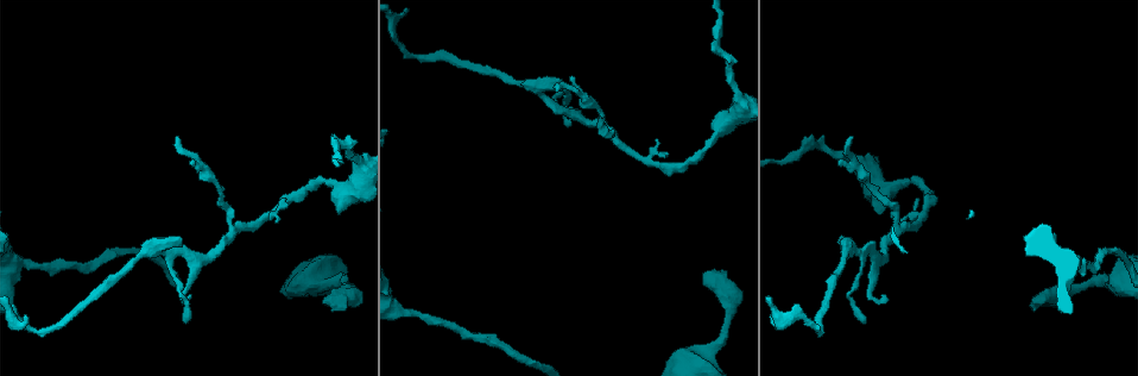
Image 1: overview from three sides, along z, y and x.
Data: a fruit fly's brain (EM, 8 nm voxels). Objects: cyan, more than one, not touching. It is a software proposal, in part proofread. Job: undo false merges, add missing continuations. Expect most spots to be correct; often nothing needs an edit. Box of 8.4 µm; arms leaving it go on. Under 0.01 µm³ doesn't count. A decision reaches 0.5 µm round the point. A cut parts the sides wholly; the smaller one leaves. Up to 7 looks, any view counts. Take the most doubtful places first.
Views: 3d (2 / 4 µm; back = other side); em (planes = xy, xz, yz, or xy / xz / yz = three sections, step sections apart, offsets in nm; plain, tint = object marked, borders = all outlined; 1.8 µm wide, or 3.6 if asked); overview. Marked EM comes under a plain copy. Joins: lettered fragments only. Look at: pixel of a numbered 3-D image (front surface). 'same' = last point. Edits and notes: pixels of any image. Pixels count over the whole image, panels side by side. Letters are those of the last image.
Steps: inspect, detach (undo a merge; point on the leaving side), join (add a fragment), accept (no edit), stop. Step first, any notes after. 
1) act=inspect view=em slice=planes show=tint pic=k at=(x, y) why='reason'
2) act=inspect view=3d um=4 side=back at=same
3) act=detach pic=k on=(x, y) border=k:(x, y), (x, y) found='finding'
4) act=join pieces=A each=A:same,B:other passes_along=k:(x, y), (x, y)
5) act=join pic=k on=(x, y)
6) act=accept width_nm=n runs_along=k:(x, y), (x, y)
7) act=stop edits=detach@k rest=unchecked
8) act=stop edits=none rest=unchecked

act=inspect view=3d um=2 side=back pic=1 at=(538, 87) why='sharp bend'

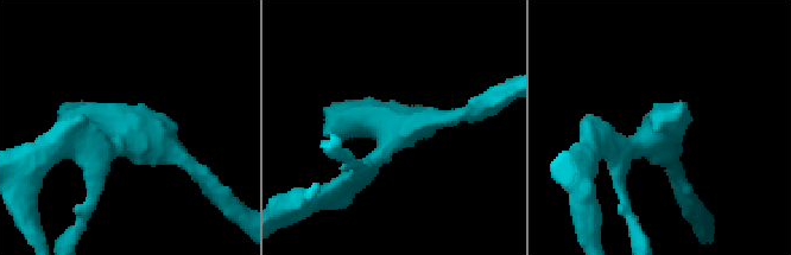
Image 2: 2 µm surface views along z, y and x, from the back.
act=inspect view=em slice=planes show=borders pic=2 at=(128, 139) why='now the EM'

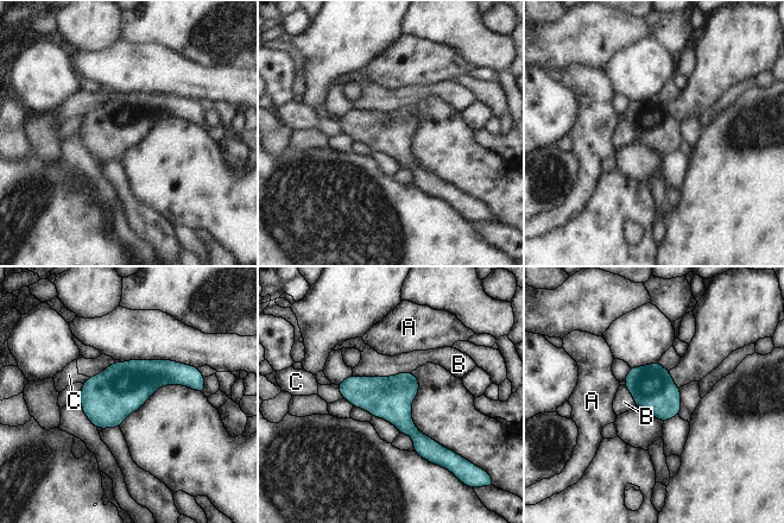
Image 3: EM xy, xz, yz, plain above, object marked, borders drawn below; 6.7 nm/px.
act=accept each=A:other,B:other,C:other runs_along=3:(341, 385), (374, 394), (436, 454) found='one neuron here'

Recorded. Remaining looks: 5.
act=inspect view=em slice=xz step=16 show=borders pic=1 at=(1036, 309) why='free end'

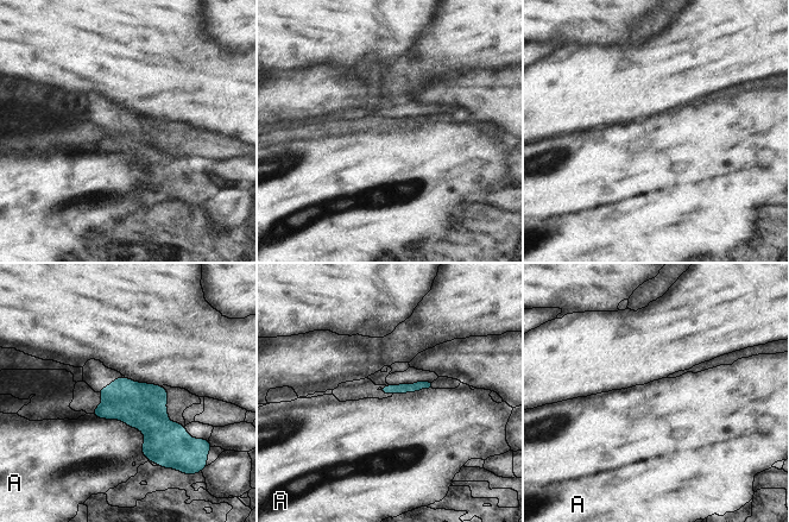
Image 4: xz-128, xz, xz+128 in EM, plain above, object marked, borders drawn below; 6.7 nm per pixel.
act=accept longest_contact=A:500nm each=A:other runs_along=4:(427, 384), (386, 390) found='no lettered fragment goes on from it'

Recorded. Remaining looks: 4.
act=inspect view=3d um=4 pic=1 at=(557, 88) why='end of a long branch'

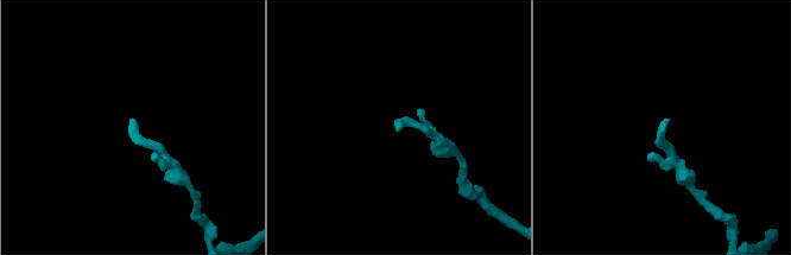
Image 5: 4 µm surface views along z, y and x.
act=inspect view=em slice=planes show=borders pic=5 at=(399, 127) why='shape alone is not enough'

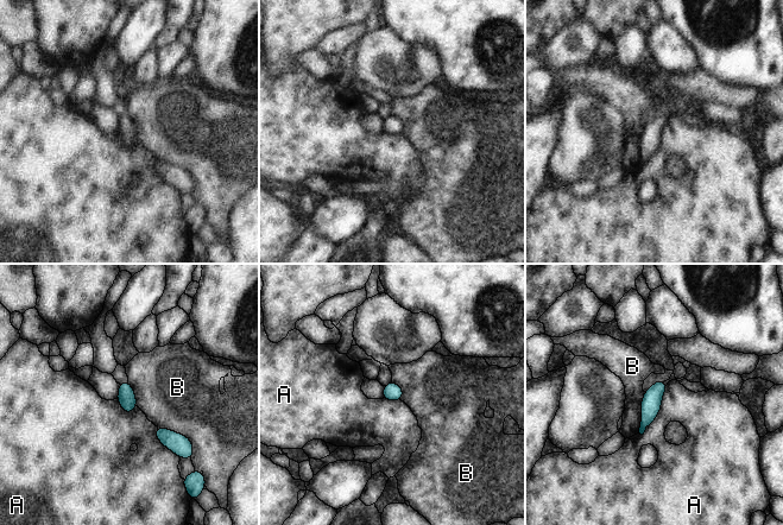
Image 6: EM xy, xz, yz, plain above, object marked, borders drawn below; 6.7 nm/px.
act=accept width_nm=120 each=A:other,B:other found='none of them fits'

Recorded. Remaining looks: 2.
act=stop edits=none rest=unchecked

